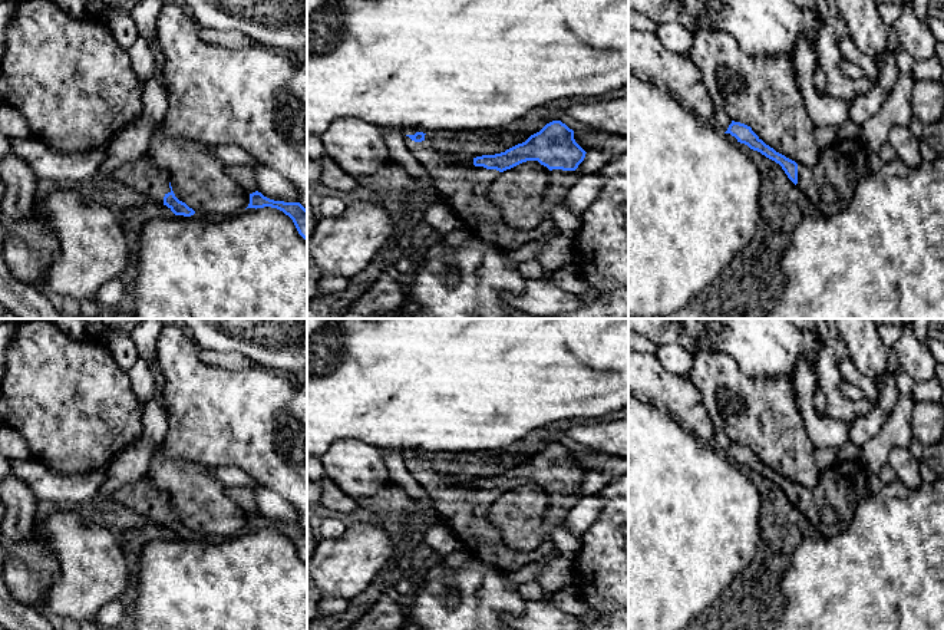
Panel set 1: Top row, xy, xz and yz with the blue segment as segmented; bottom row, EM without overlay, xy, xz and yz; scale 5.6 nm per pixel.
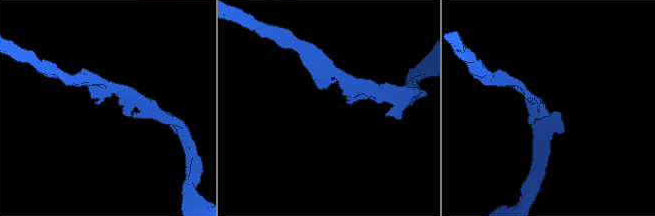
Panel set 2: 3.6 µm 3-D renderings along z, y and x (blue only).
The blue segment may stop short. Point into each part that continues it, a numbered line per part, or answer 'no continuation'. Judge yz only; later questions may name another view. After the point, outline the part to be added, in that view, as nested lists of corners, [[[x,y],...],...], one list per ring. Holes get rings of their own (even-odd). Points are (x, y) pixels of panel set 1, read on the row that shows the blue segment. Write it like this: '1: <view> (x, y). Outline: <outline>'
1: yz (844, 164). Outline: [[[836,139],[819,149],[815,166],[798,165],[796,187],[809,198],[822,215],[835,215],[845,210],[859,182],[869,174],[868,152],[858,139]],[[832,187],[838,198],[834,202],[822,199],[822,188]]]

